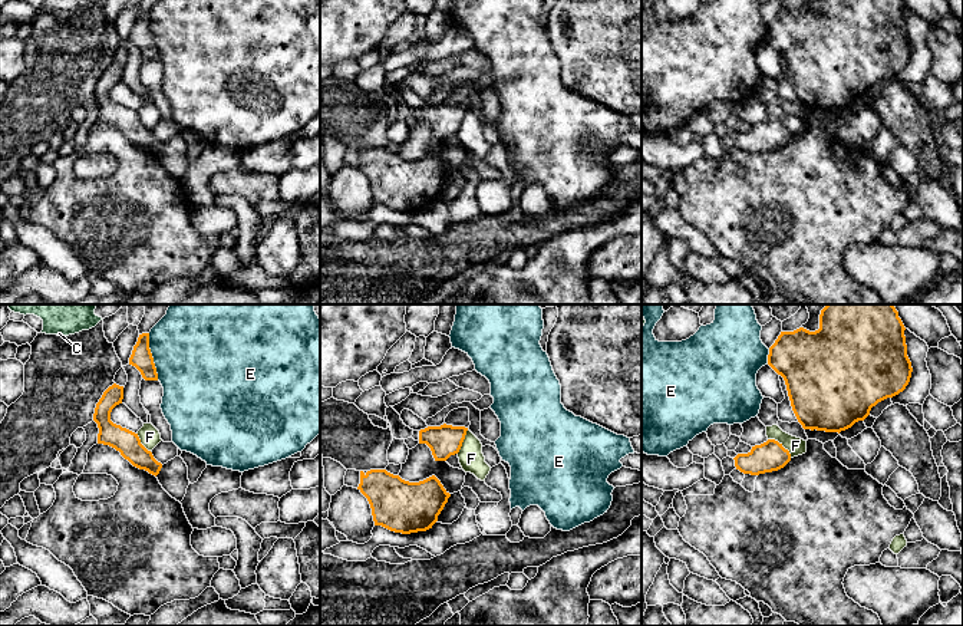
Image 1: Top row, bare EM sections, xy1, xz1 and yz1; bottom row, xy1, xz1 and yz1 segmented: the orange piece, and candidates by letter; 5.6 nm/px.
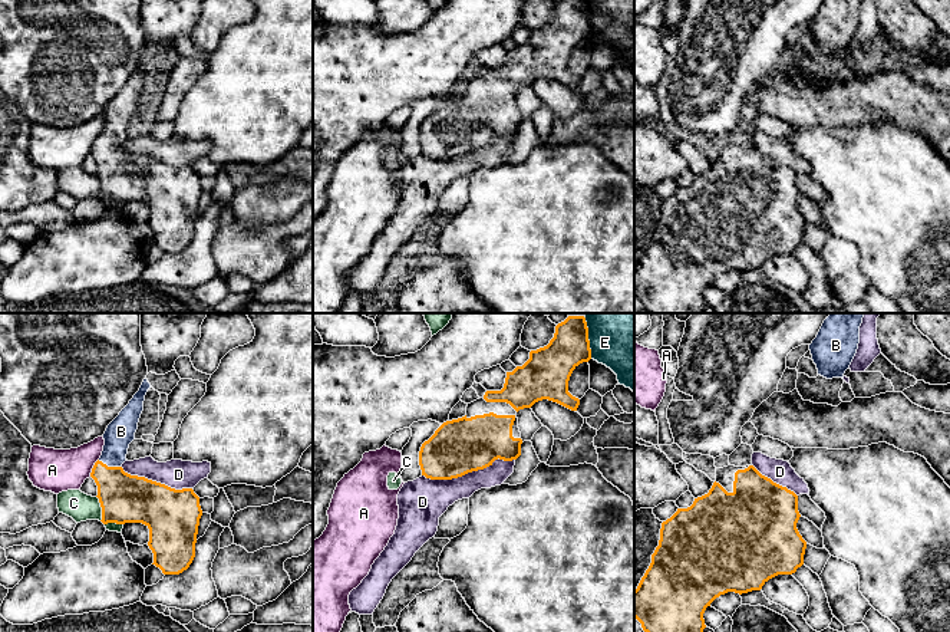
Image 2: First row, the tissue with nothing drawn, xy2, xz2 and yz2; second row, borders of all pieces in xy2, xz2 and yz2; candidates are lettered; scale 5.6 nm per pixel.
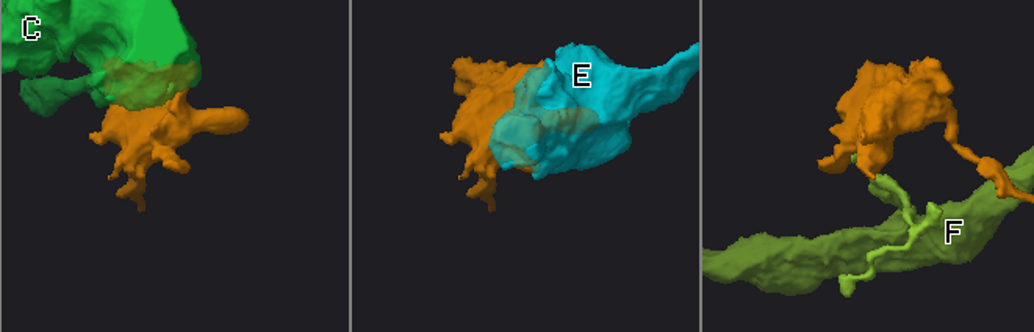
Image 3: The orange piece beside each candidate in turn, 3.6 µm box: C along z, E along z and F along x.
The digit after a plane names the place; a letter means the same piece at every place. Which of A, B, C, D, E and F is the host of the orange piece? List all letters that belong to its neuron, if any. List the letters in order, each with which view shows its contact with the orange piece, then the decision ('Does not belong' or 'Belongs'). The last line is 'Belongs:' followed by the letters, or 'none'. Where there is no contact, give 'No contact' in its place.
A: Touches orange in xy2. Does not belong
B: Touches orange in xy2. Belongs
C: Touches orange in xy2. Does not belong
D: Touches orange in xz2. Does not belong
E: Touches orange in xy1. Does not belong
F: Touches orange in yz1. Does not belong
Belongs: B

